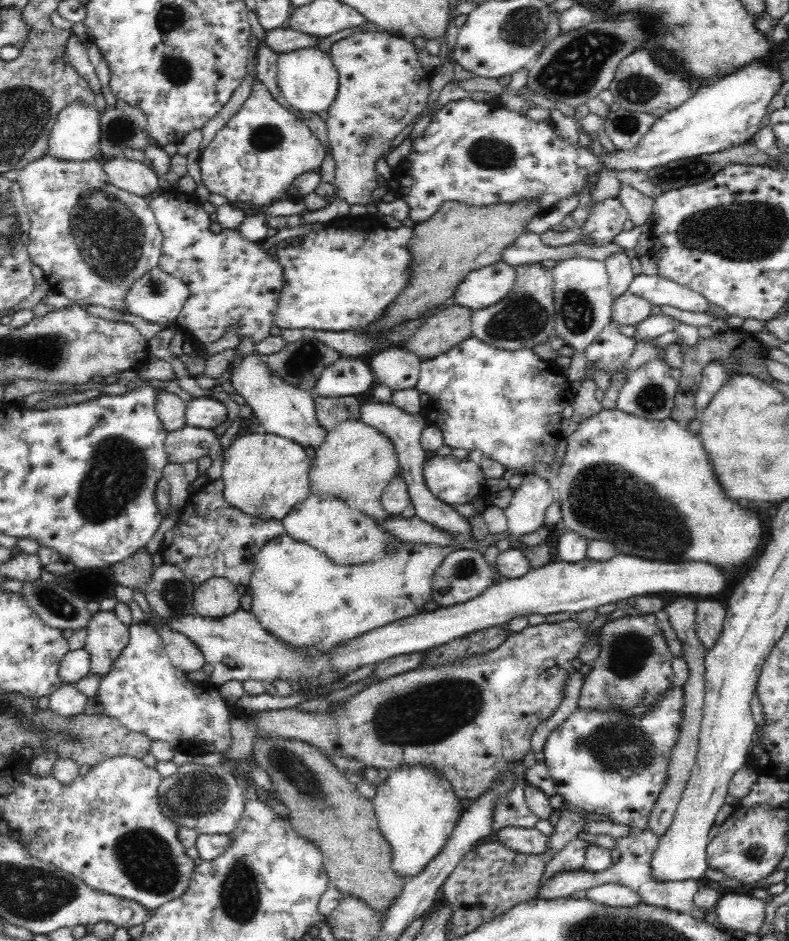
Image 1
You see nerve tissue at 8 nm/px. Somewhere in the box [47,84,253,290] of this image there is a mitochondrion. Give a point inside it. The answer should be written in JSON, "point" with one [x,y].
{"point":[123,129]}

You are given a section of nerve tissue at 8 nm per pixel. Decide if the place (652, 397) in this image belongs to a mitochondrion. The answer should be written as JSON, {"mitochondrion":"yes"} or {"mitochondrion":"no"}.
{"mitochondrion":"yes"}

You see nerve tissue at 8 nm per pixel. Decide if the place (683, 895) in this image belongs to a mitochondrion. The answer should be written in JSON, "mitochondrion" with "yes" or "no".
{"mitochondrion":"no"}

